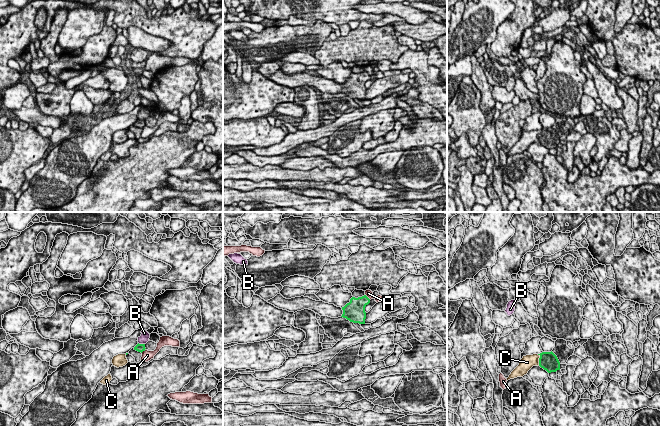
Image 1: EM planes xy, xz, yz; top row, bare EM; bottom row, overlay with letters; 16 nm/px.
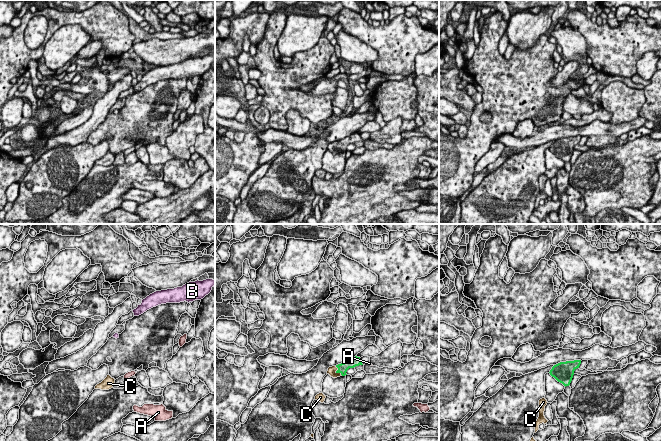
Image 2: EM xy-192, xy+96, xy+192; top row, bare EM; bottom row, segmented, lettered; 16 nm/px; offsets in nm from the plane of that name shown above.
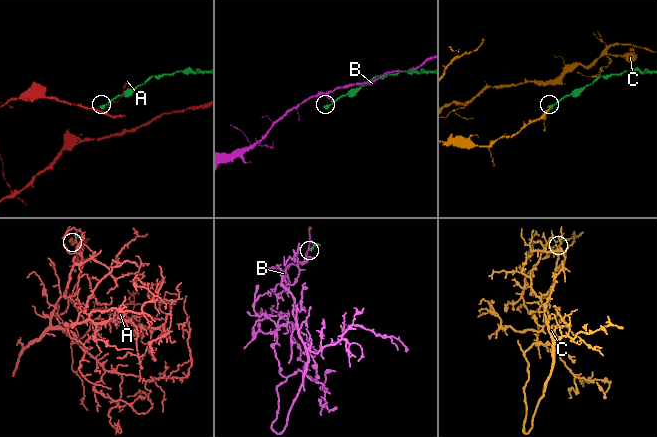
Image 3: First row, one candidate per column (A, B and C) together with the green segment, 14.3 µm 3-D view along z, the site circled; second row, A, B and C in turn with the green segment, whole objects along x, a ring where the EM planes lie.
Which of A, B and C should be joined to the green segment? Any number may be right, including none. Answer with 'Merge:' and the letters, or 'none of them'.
Merge: C

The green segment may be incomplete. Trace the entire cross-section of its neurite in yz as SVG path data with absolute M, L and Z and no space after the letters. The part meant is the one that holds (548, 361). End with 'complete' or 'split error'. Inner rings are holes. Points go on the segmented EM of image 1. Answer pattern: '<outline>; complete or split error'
M551 352L523 356L519 365L511 372L507 379L523 377L533 366L540 366L548 373L560 370L560 362L557 356Z; split error

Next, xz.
M364 295L362 297L352 297L350 302L342 307L343 314L341 317L350 322L365 324L366 312L365 307L370 303L370 299Z; complete

